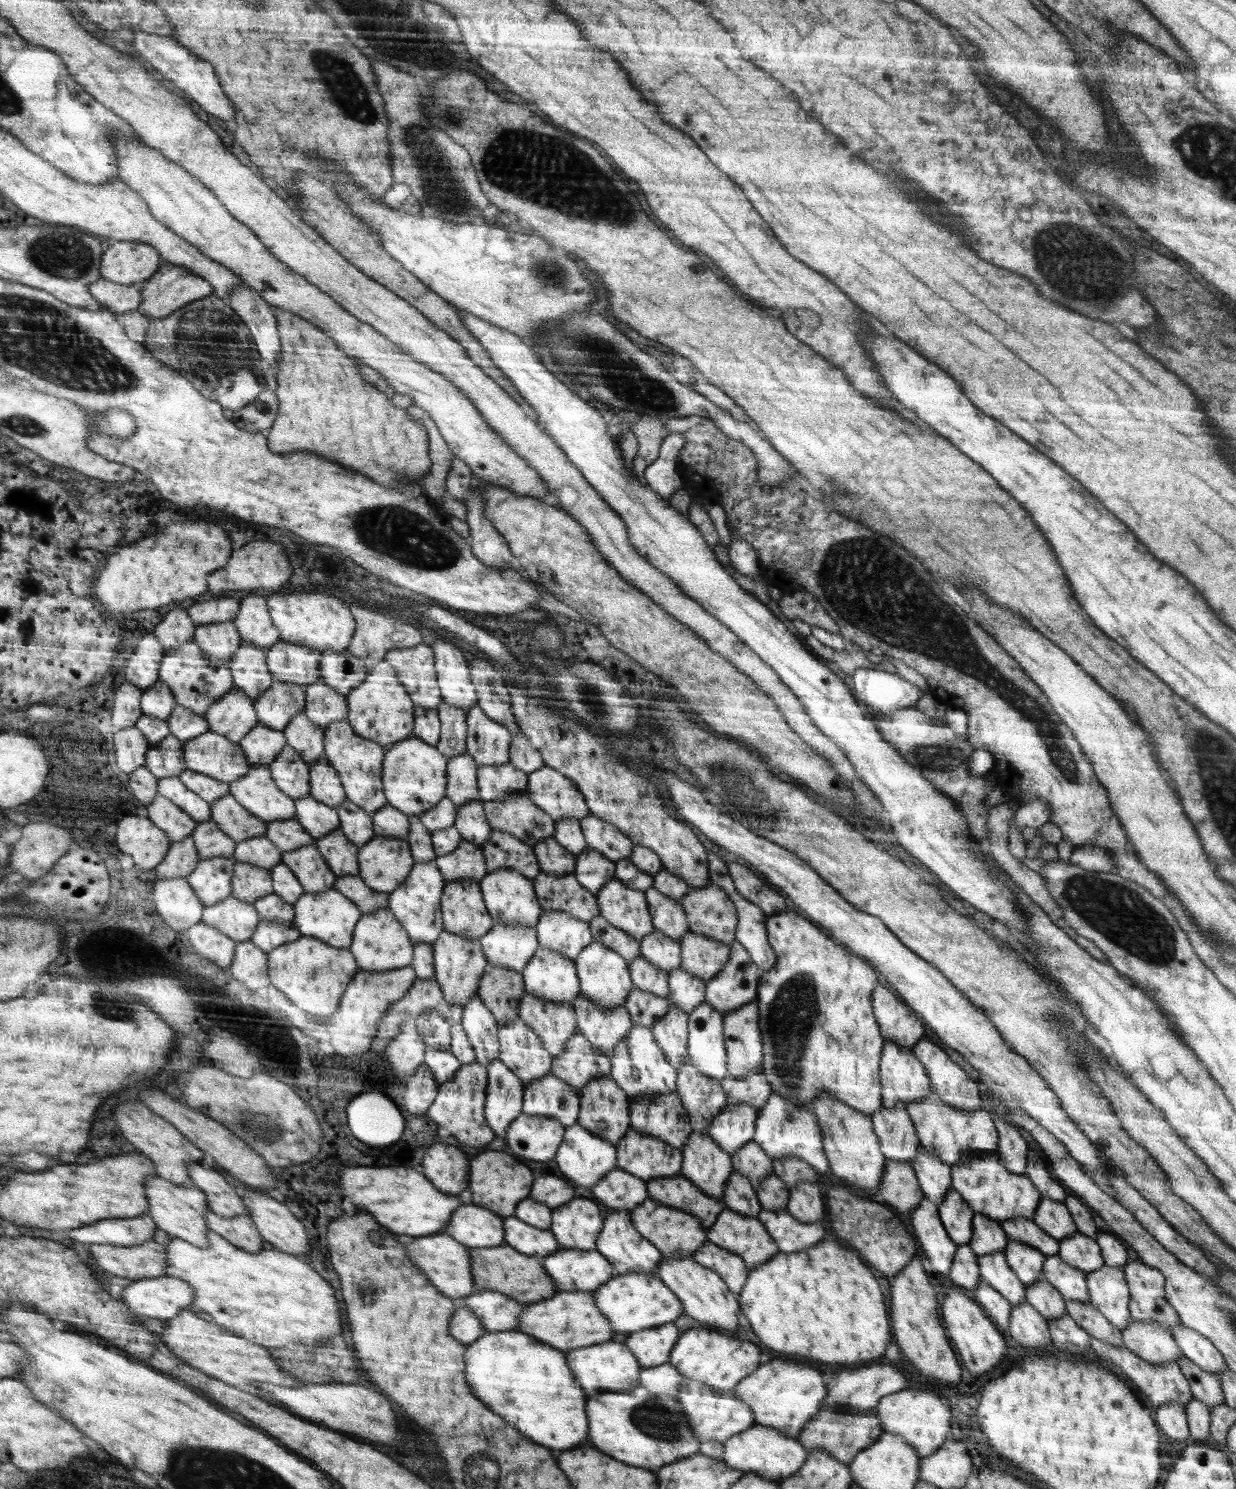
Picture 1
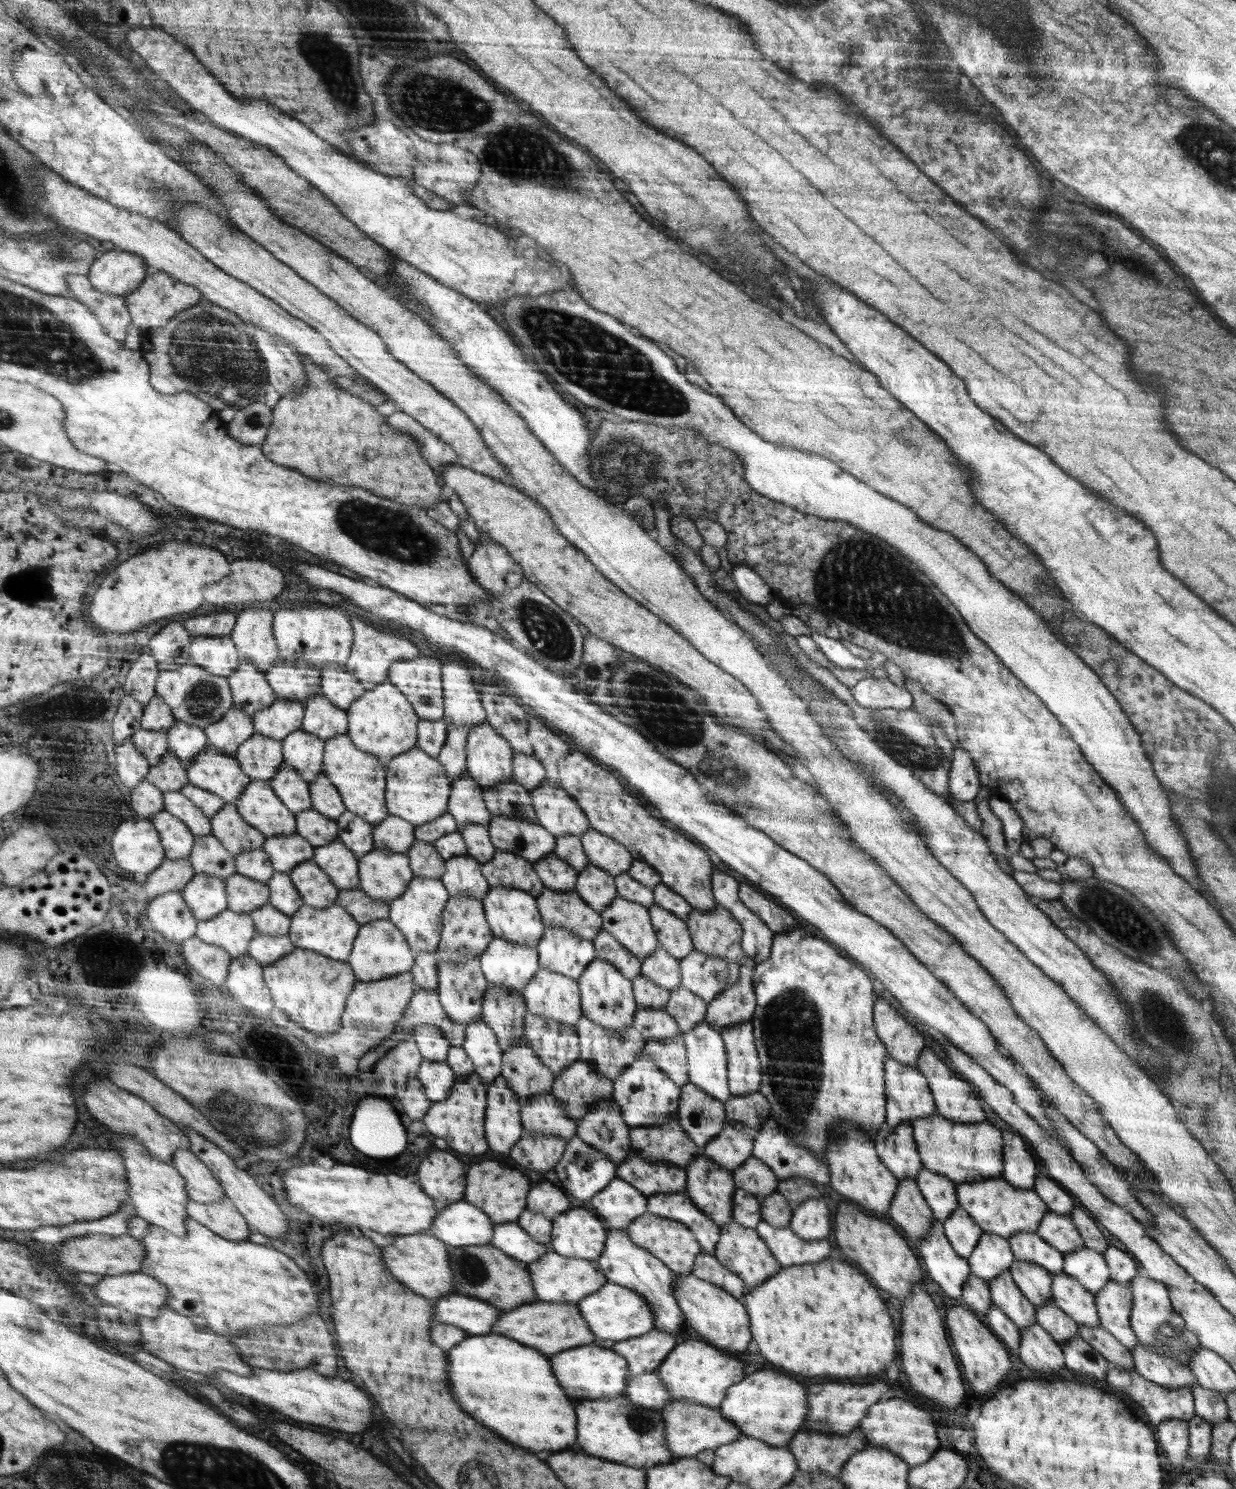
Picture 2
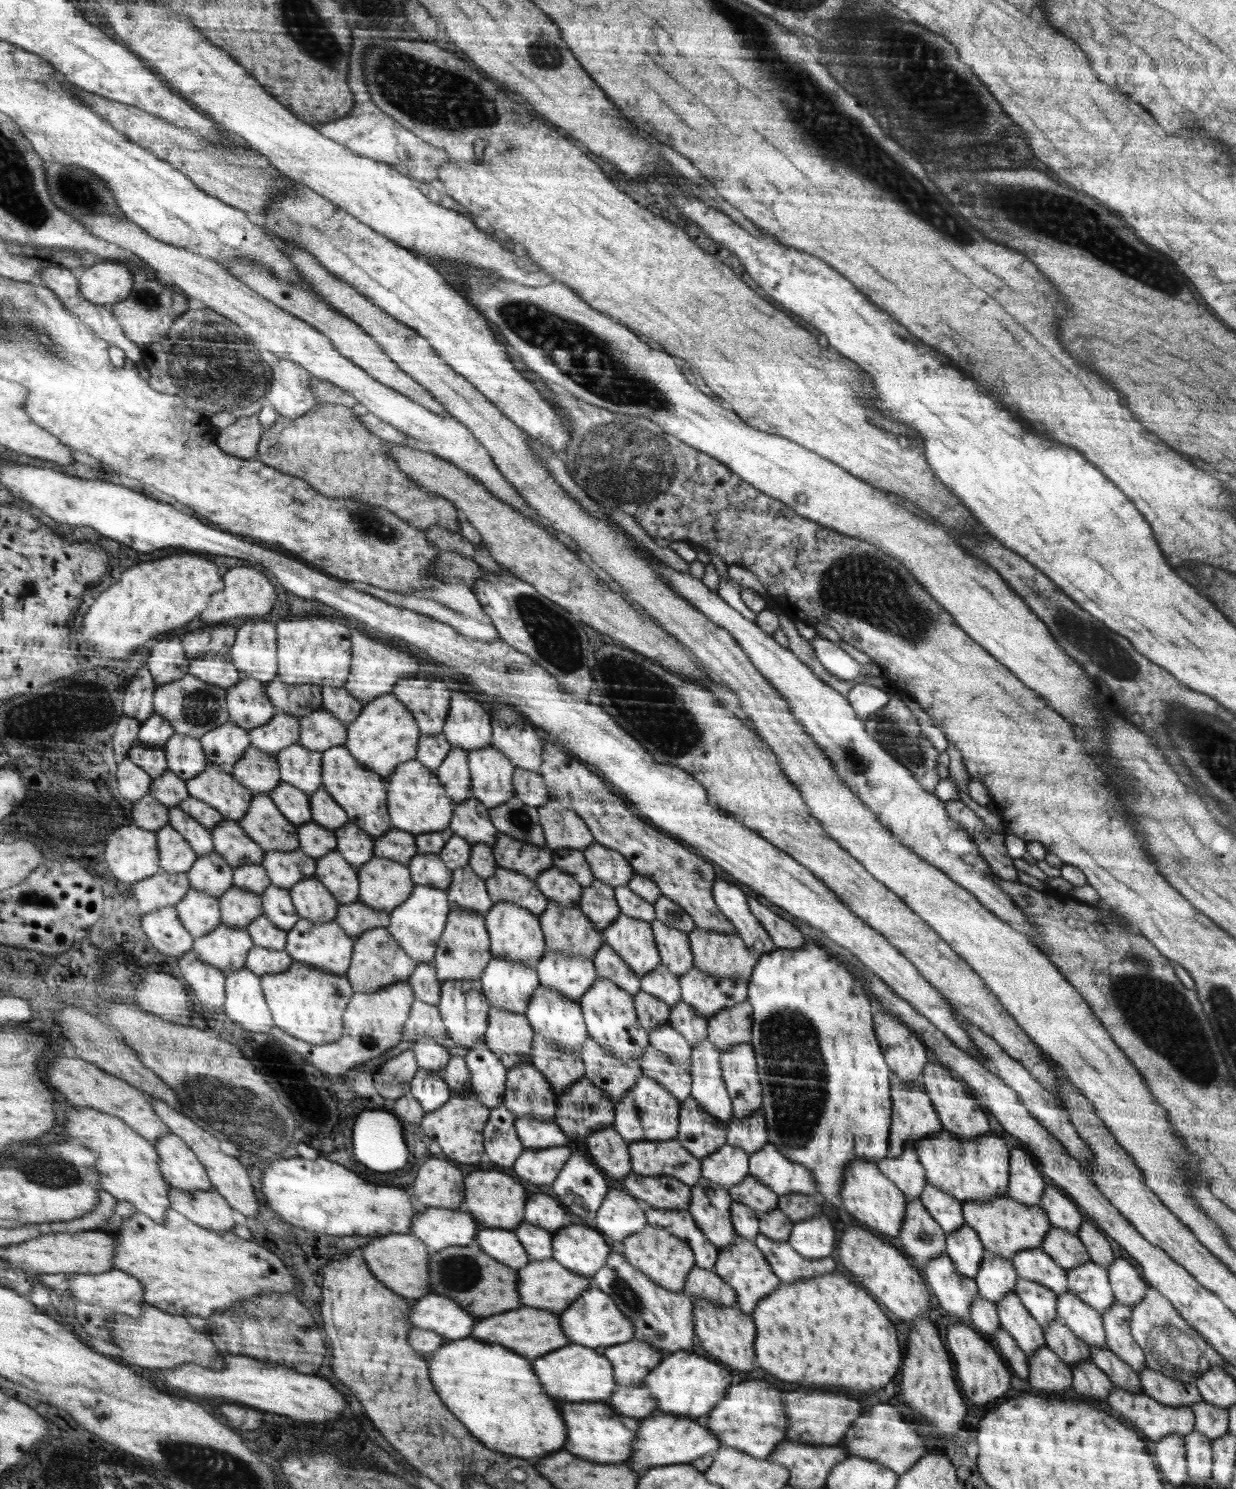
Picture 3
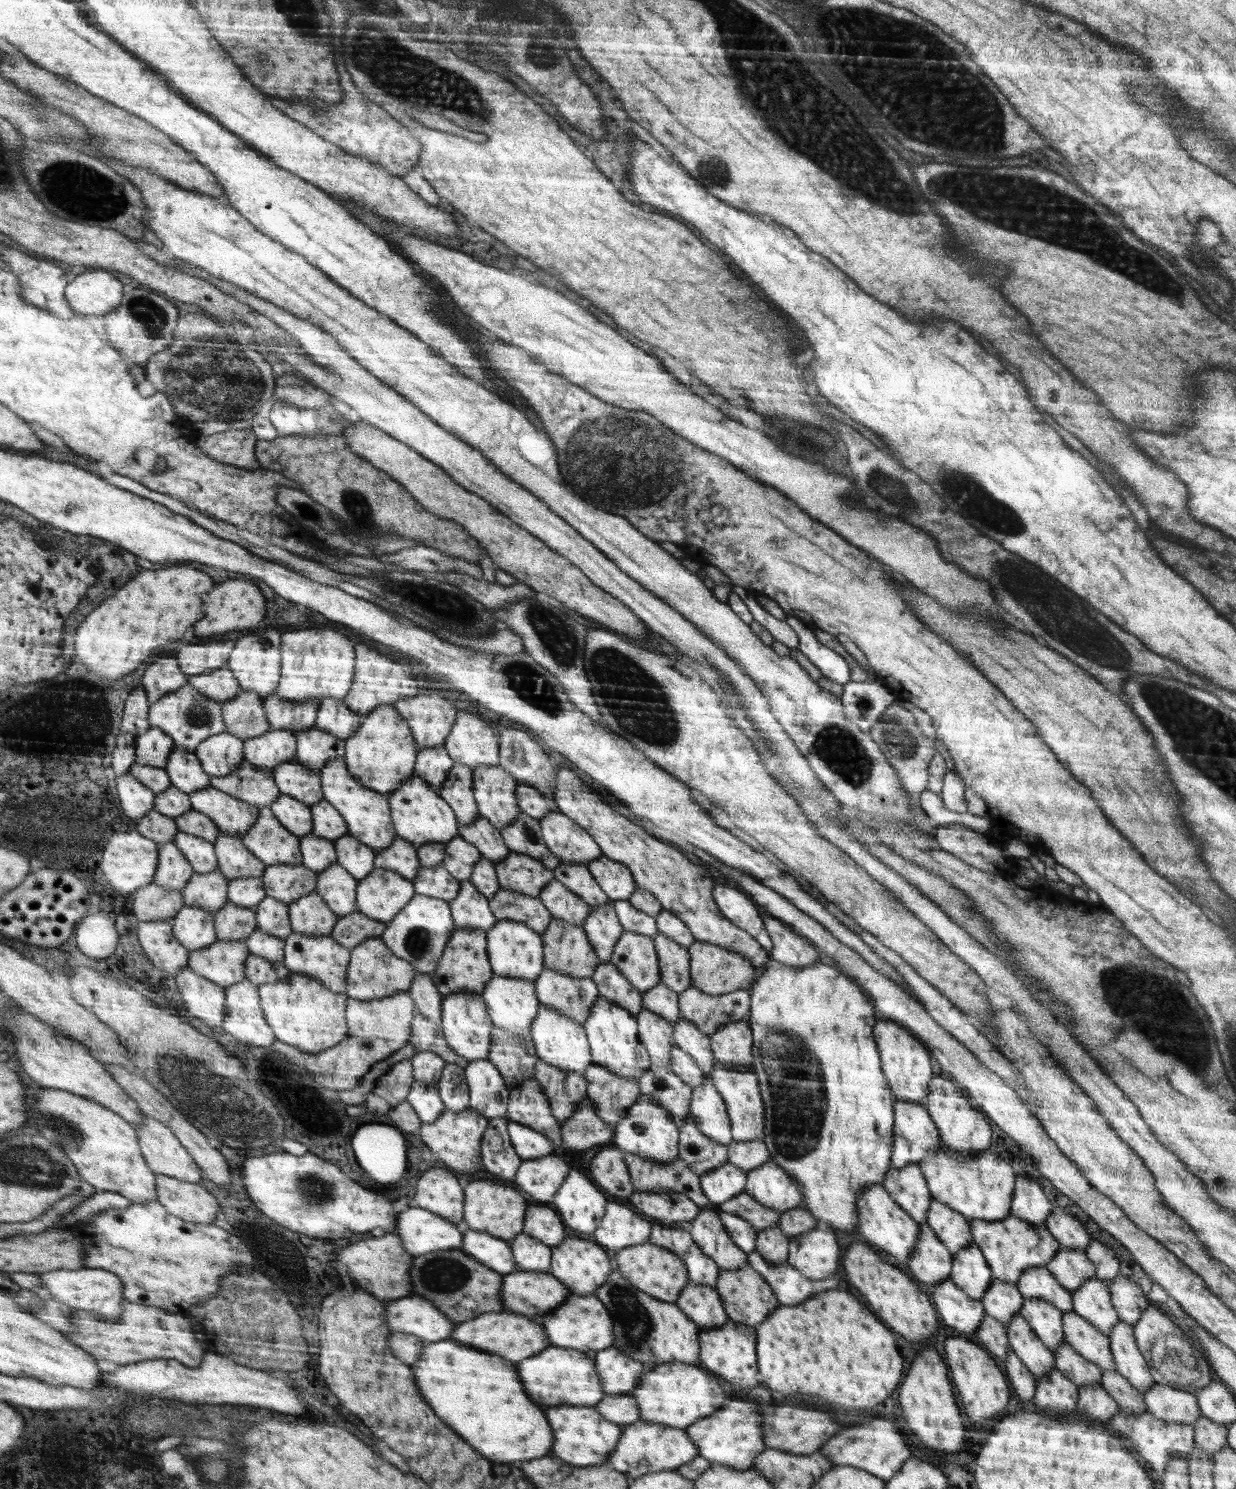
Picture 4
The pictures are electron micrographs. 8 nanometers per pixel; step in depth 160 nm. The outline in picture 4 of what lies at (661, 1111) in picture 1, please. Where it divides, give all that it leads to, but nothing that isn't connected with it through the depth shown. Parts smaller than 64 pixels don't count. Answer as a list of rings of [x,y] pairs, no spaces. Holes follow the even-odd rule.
[[[626,1153],[627,1166],[636,1191],[676,1191],[685,1194],[700,1209],[714,1207],[703,1193],[699,1176],[679,1156],[674,1161],[659,1163]]]

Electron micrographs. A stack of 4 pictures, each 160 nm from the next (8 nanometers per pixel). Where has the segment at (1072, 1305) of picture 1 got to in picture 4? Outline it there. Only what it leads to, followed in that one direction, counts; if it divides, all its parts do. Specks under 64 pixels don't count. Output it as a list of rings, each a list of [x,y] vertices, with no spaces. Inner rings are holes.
[[[1104,1370],[1104,1372],[1101,1372],[1101,1385],[1116,1401],[1119,1410],[1124,1411],[1127,1415],[1136,1416],[1146,1410],[1147,1406],[1143,1394],[1116,1370]]]

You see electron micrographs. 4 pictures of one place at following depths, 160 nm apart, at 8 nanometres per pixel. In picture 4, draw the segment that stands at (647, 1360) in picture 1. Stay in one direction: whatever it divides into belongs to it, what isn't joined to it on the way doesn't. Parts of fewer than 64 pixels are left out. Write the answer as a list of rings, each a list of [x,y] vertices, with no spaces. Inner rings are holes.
[[[618,1347],[597,1351],[594,1362],[606,1395],[626,1395],[638,1387],[647,1369]]]

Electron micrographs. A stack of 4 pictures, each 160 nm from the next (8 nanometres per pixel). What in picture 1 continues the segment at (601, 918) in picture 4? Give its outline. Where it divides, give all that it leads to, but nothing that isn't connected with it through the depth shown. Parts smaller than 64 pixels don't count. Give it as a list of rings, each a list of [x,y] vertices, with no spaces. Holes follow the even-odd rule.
[[[588,847],[580,856],[575,866],[575,876],[580,886],[583,886],[590,894],[598,895],[598,892],[612,882],[615,877],[615,863],[604,858],[600,852]]]

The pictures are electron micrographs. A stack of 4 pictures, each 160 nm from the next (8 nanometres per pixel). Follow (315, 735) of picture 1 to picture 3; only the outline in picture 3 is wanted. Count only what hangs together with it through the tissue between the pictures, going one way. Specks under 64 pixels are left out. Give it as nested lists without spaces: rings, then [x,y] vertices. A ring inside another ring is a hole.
[[[299,742],[277,751],[281,778],[285,783],[302,789],[308,796],[321,787],[322,753],[304,748]]]

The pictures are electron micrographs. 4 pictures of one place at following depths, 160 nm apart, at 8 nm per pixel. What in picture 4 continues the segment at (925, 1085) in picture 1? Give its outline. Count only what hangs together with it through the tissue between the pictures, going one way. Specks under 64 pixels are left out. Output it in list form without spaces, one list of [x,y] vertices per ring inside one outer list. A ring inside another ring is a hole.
[[[896,1102],[896,1154],[892,1154],[894,1169],[902,1168],[907,1164],[918,1164],[930,1158],[935,1155],[940,1144],[942,1144],[942,1138],[940,1138],[938,1126],[923,1103]]]

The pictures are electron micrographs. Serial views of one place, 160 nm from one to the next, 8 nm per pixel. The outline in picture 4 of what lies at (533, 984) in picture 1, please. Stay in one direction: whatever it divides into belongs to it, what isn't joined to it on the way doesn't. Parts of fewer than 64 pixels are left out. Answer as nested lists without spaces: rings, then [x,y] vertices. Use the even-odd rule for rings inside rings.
[[[540,1004],[540,1018],[536,1018],[536,1026],[532,1027],[530,1034],[535,1043],[538,1057],[552,1066],[560,1067],[568,1072],[577,1072],[585,1075],[587,1068],[593,1064],[590,1062],[590,1051],[588,1041],[582,1026],[568,1015],[563,1015],[550,1007]]]

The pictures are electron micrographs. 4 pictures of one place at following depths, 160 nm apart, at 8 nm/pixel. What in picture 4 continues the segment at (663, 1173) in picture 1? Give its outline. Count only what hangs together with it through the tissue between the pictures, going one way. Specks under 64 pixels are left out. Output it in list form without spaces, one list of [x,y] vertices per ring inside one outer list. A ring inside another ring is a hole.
[[[635,1191],[627,1198],[627,1203],[635,1206],[646,1217],[654,1221],[689,1226],[699,1216],[702,1209],[685,1194],[676,1191]]]

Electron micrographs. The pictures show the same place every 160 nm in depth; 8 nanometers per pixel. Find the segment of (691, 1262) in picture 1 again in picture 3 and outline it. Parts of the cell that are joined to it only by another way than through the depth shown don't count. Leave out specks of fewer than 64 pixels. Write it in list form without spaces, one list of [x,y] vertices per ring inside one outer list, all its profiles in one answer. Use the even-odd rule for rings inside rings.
[[[694,1303],[696,1336],[700,1339],[700,1346],[710,1355],[712,1361],[724,1366],[732,1366],[732,1370],[748,1372],[752,1370],[752,1358],[754,1358],[754,1336],[758,1336],[758,1328],[754,1328],[752,1316],[743,1314],[738,1305],[716,1306],[716,1303]]]

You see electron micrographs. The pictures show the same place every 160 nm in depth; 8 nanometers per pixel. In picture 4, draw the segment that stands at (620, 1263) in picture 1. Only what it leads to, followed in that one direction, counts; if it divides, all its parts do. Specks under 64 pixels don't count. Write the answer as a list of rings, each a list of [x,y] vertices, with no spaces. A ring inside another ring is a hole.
[[[618,1266],[611,1270],[607,1281],[594,1293],[604,1303],[608,1314],[611,1314],[616,1339],[612,1347],[618,1347],[632,1360],[642,1362],[646,1369],[655,1369],[670,1362],[682,1362],[688,1366],[698,1364],[698,1352],[702,1352],[702,1348],[698,1348],[698,1327],[675,1302],[652,1298],[652,1295],[633,1286]]]

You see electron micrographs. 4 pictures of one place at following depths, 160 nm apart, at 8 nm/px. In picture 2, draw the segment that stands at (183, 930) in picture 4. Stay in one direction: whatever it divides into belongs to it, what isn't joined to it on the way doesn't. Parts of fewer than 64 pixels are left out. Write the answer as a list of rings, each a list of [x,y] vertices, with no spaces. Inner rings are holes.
[[[197,874],[183,894],[200,922],[210,920],[229,909],[227,882],[216,875]]]

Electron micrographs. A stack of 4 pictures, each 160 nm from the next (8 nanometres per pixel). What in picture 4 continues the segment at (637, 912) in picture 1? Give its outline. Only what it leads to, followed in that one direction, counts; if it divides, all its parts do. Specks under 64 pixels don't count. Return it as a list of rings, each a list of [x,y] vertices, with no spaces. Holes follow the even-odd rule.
[[[624,931],[612,954],[611,964],[618,968],[644,994],[662,982],[654,938],[636,931]]]

